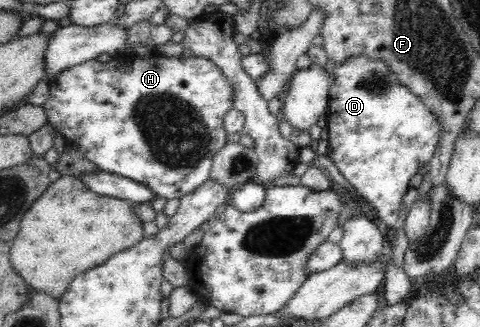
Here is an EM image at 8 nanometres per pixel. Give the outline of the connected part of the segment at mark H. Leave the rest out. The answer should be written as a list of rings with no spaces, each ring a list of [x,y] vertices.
[[[154,50],[148,57],[129,56],[122,53],[121,58],[111,59],[111,62],[97,62],[97,59],[86,60],[81,64],[73,65],[71,68],[62,70],[49,83],[49,98],[46,99],[42,107],[45,109],[48,122],[52,124],[55,131],[62,134],[67,145],[79,150],[88,161],[99,167],[99,170],[119,176],[125,176],[151,187],[157,196],[171,200],[171,198],[181,198],[183,195],[193,192],[206,180],[209,180],[211,164],[213,158],[226,146],[227,131],[223,124],[225,114],[233,109],[233,86],[229,79],[225,77],[225,72],[221,66],[205,56],[193,55],[185,58],[183,56],[169,56]]]

